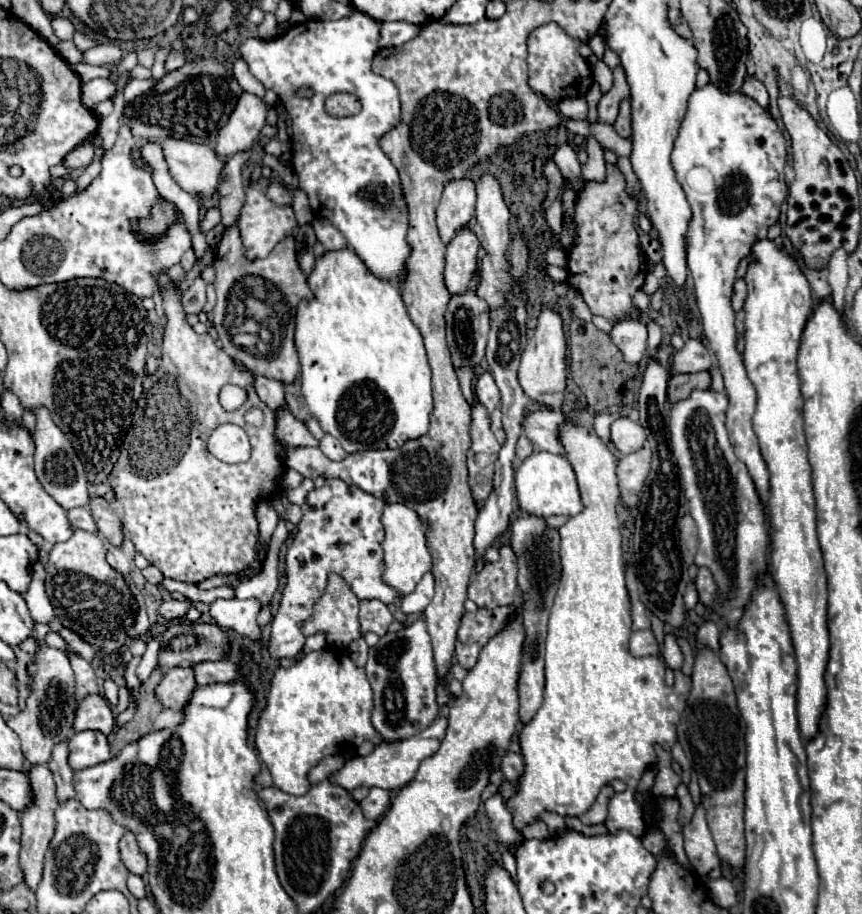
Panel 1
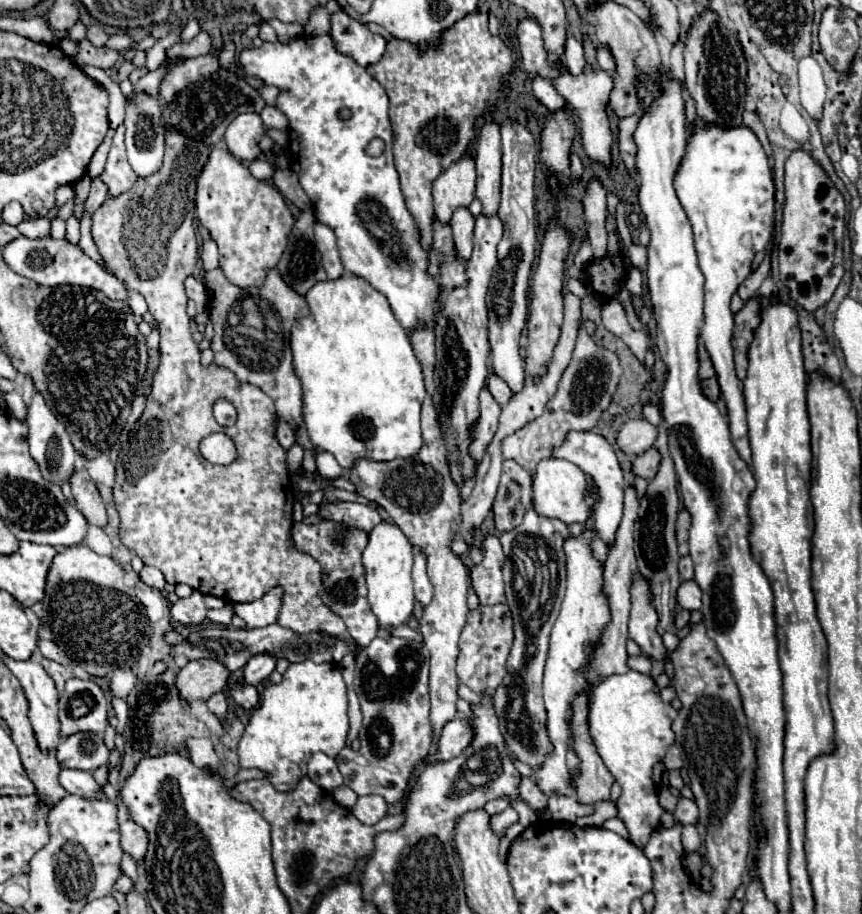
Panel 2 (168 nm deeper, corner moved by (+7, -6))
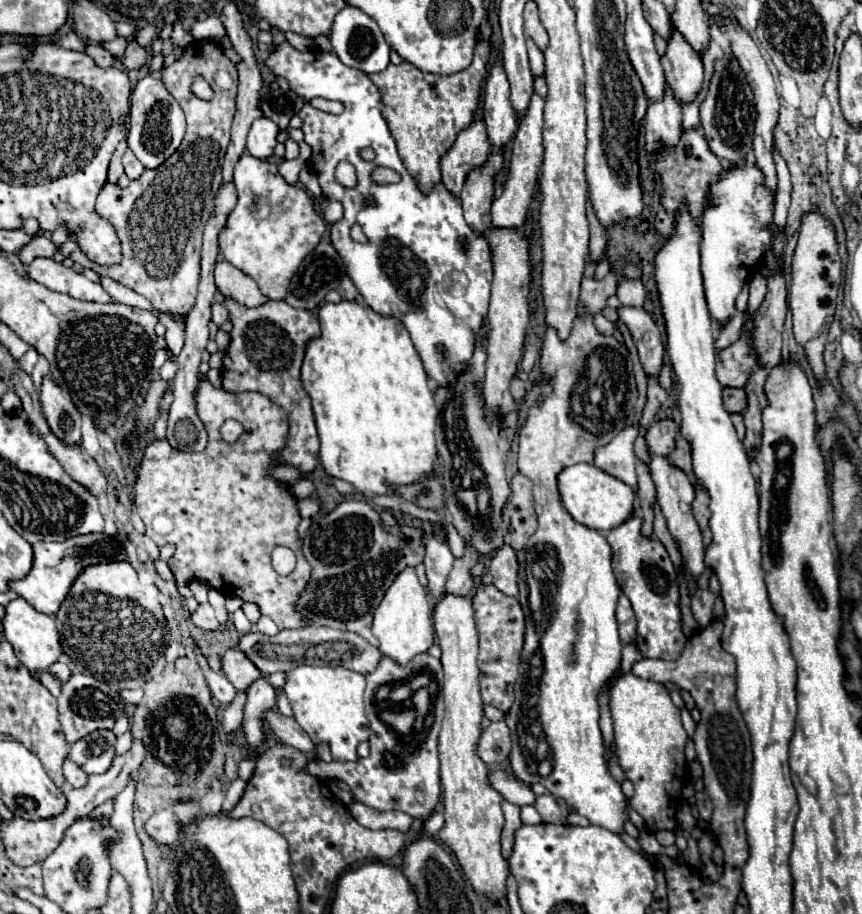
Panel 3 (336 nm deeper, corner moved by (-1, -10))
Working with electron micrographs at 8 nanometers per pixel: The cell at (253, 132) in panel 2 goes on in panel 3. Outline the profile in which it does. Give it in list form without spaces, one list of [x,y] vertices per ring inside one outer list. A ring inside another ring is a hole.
[[[265,117],[255,119],[247,135],[247,151],[257,159],[269,159],[277,145],[275,141],[277,131],[279,127],[271,123],[271,119],[265,119]]]

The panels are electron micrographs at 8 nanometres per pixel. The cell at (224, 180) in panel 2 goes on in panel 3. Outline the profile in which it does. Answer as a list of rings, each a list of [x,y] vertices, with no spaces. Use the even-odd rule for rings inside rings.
[[[243,153],[235,163],[233,183],[239,199],[235,209],[227,215],[227,223],[219,233],[219,247],[223,257],[245,275],[253,277],[257,287],[267,299],[285,299],[287,285],[307,253],[315,249],[325,233],[325,221],[315,211],[313,199],[305,189],[289,185],[277,173],[277,165],[261,161]],[[265,197],[269,203],[269,215],[265,219],[255,217],[253,201]]]

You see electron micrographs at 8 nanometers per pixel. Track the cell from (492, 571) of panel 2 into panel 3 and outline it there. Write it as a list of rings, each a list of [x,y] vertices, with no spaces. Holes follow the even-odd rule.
[[[503,545],[495,551],[491,563],[489,563],[489,573],[493,575],[493,585],[509,595],[509,597],[517,597],[517,559],[515,559],[515,551],[509,545]]]

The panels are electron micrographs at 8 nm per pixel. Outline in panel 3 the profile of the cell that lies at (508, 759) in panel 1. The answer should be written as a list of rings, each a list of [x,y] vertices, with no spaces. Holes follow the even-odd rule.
[[[541,795],[541,797],[537,797],[535,809],[537,809],[537,811],[541,813],[541,817],[545,819],[543,823],[555,823],[555,825],[567,823],[567,813],[557,805],[555,797],[551,797],[551,795]]]

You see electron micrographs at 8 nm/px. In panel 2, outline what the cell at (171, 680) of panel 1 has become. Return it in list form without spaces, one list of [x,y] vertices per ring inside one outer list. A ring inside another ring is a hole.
[[[195,659],[179,671],[177,689],[187,701],[209,699],[213,693],[227,689],[227,679],[231,679],[231,671],[227,671],[223,663],[215,659]]]

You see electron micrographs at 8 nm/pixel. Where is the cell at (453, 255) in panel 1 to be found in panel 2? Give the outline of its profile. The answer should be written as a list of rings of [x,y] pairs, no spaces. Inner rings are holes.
[[[457,207],[451,219],[451,229],[457,253],[463,261],[469,261],[473,251],[473,227],[475,227],[475,217],[471,215],[469,207]]]

